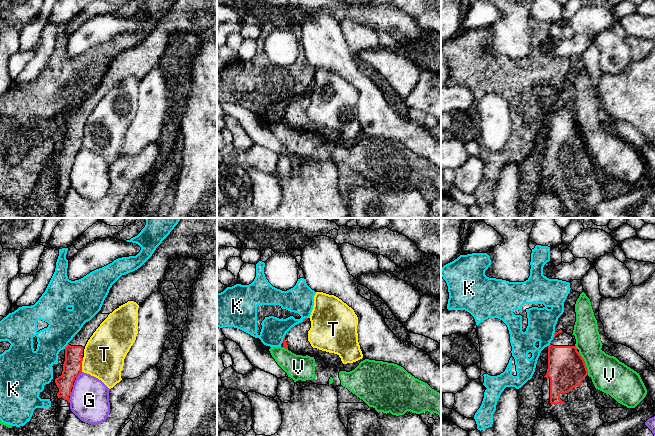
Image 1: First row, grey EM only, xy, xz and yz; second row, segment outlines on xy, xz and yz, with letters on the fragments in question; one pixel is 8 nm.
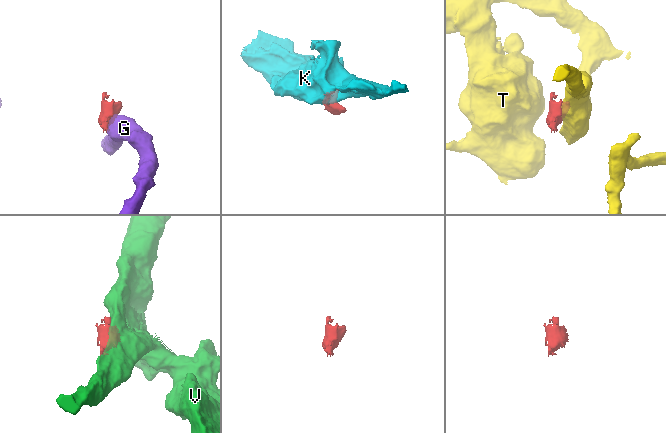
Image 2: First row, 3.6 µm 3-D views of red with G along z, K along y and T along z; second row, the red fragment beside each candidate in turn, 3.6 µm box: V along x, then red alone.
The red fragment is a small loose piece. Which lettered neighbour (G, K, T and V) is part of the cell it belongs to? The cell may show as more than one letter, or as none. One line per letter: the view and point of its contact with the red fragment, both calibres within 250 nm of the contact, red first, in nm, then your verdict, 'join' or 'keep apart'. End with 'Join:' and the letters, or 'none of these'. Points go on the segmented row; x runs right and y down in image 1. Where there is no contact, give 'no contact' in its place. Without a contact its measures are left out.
G: xy (79, 374) | 160/320 nm | keep apart
K: xy (66, 346) | 160/240 nm | keep apart
T: xy (81, 365) | 160/320 nm | keep apart
V: yz (584, 363) | 300/280 nm | keep apart
Join: none of these

